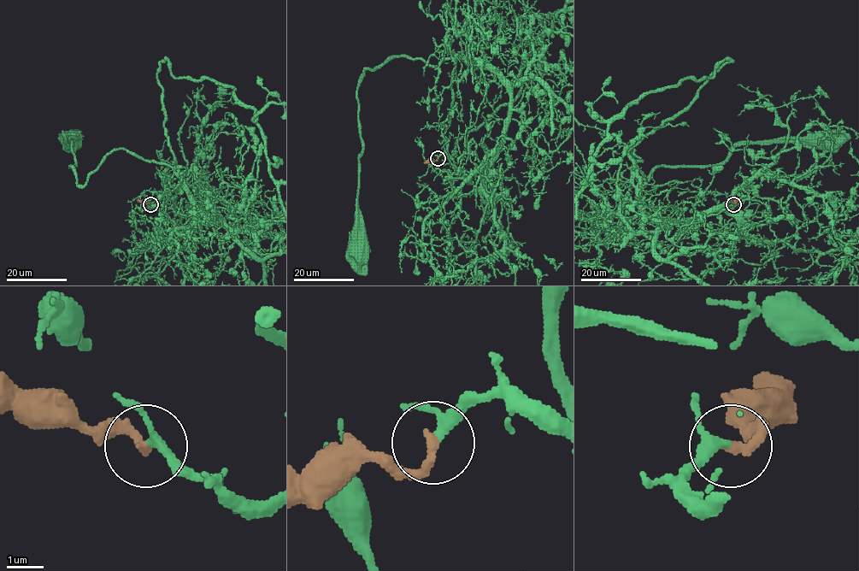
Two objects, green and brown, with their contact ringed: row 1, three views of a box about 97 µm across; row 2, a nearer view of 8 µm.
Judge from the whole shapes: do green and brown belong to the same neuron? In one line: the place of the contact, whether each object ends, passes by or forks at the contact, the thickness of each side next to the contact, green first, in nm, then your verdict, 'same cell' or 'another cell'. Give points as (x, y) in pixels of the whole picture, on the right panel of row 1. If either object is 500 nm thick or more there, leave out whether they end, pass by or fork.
place (733, 204); green passes by; brown ends; calibres 200 and 280 nm; same cell

